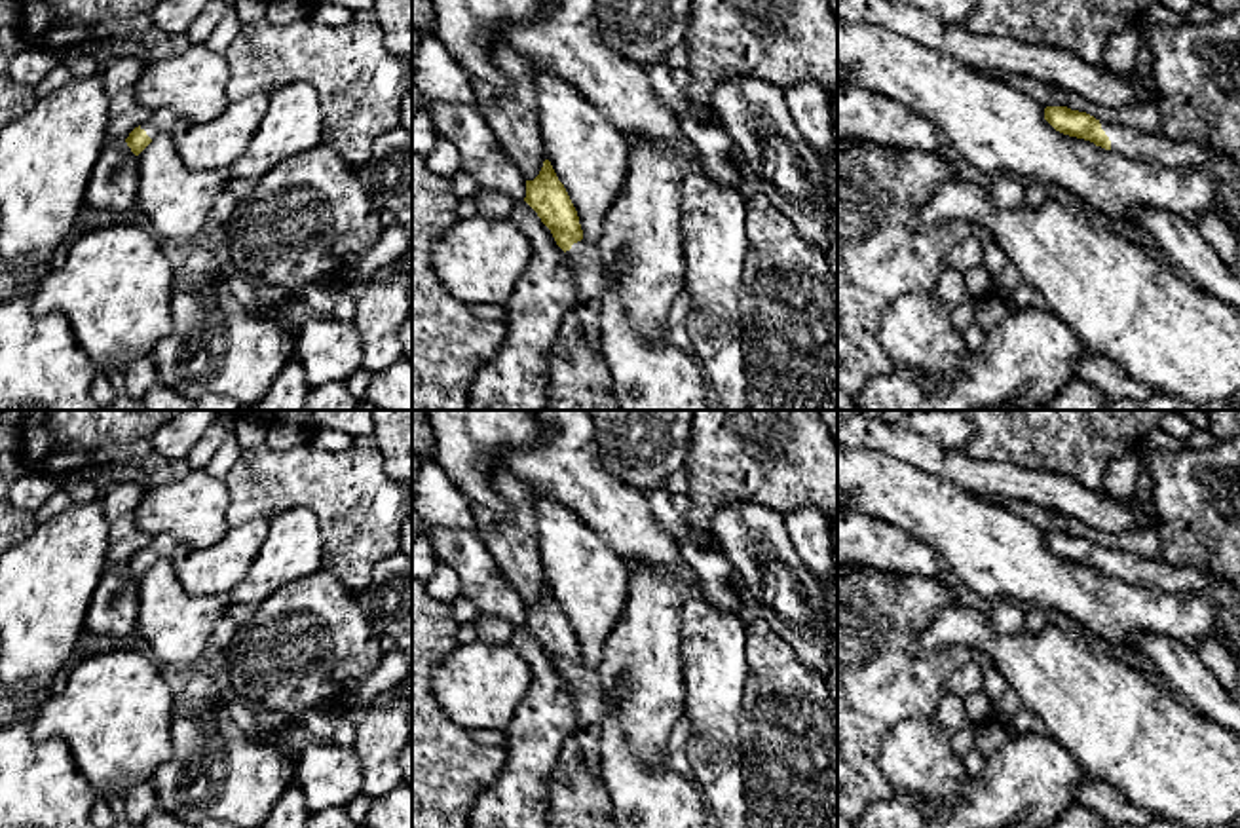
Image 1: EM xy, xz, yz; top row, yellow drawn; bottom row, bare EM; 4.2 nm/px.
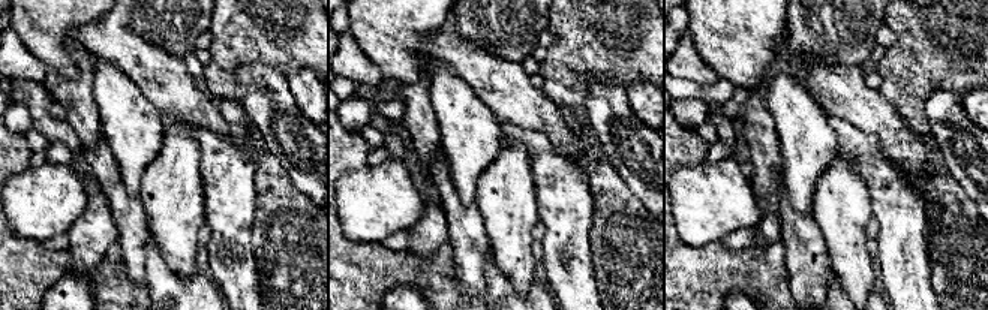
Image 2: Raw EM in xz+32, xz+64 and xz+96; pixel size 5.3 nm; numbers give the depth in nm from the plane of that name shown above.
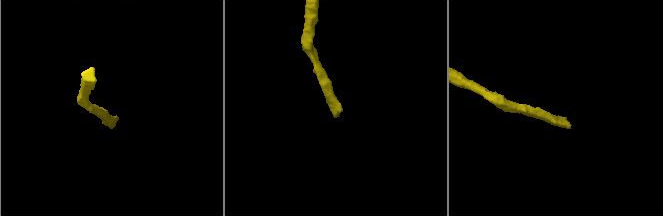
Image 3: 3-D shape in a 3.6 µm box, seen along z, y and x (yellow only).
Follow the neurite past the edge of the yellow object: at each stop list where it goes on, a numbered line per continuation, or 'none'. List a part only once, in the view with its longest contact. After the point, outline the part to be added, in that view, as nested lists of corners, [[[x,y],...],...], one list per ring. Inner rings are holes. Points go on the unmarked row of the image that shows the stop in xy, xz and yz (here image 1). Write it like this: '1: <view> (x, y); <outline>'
1: yz (1159, 574); [[[1099,547],[1111,566],[1111,575],[1137,587],[1158,589],[1164,593],[1213,593],[1231,585],[1210,572],[1191,566],[1172,566],[1164,556],[1143,558],[1139,555]]]

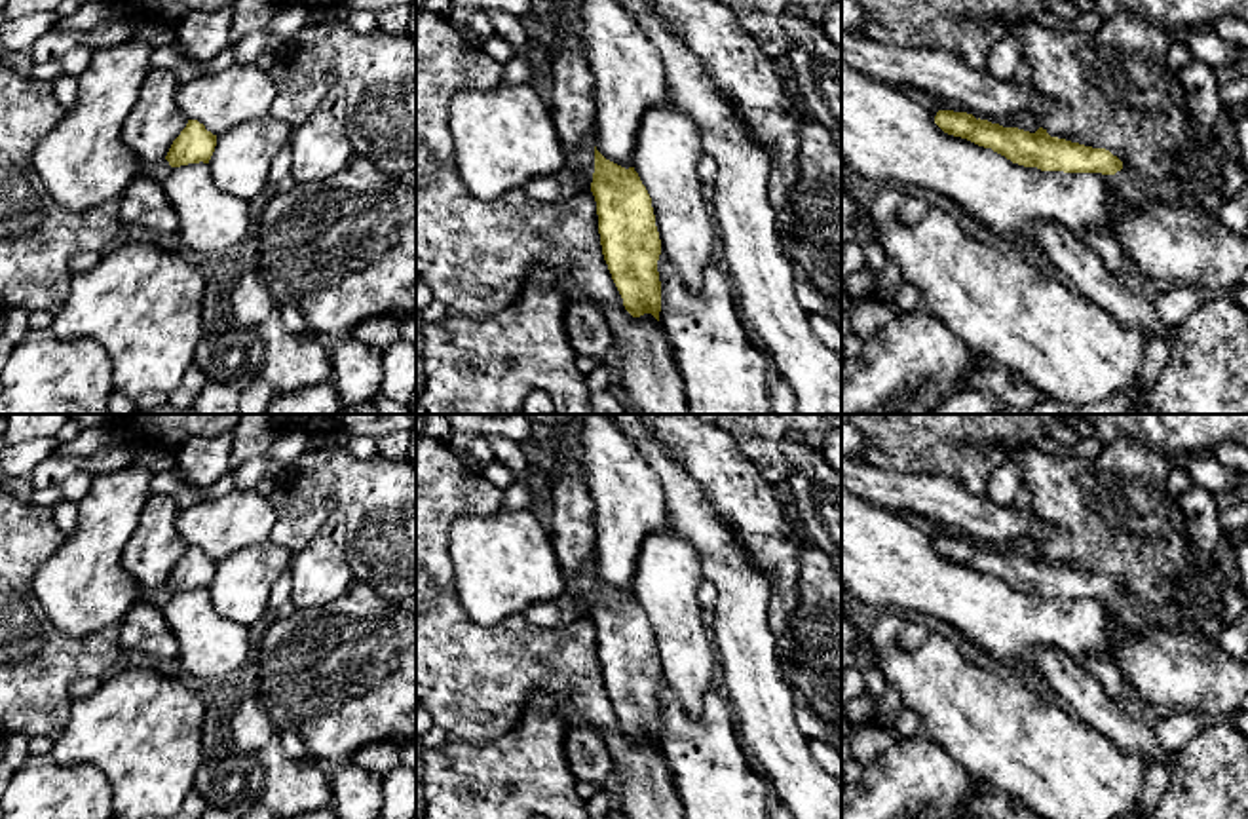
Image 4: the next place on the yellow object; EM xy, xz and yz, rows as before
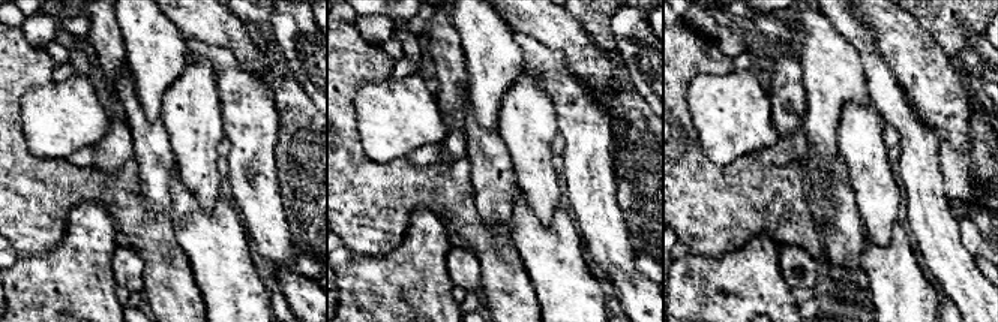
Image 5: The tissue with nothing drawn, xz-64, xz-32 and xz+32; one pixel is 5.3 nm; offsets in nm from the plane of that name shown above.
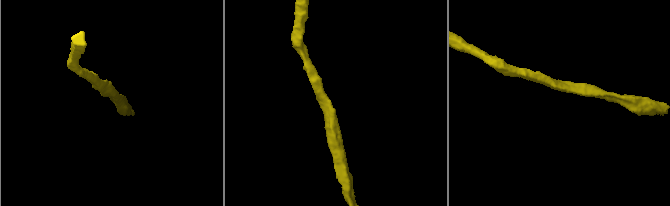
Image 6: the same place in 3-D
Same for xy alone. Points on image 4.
none

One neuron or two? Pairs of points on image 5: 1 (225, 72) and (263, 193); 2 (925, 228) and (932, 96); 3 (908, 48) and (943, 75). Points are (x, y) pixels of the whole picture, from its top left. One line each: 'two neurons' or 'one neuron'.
1: one neuron
2: two neurons
3: one neuron

